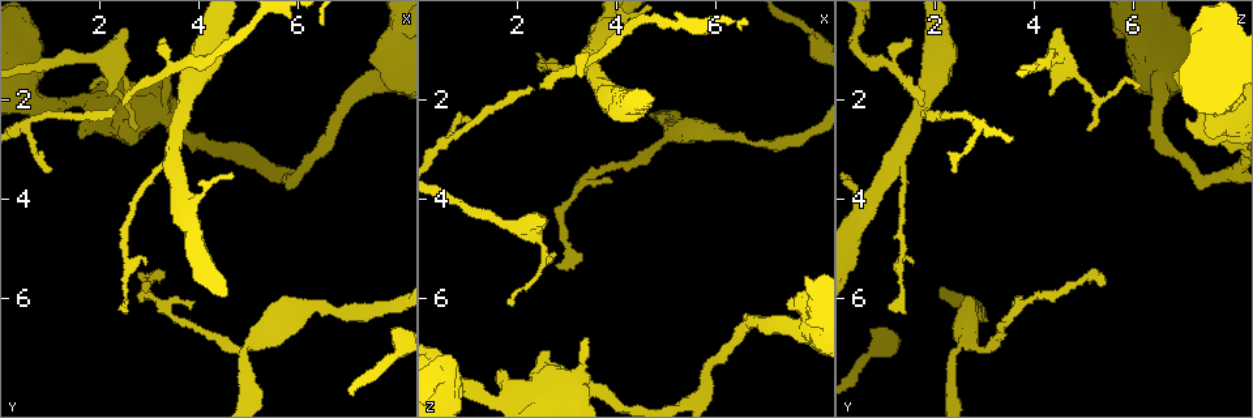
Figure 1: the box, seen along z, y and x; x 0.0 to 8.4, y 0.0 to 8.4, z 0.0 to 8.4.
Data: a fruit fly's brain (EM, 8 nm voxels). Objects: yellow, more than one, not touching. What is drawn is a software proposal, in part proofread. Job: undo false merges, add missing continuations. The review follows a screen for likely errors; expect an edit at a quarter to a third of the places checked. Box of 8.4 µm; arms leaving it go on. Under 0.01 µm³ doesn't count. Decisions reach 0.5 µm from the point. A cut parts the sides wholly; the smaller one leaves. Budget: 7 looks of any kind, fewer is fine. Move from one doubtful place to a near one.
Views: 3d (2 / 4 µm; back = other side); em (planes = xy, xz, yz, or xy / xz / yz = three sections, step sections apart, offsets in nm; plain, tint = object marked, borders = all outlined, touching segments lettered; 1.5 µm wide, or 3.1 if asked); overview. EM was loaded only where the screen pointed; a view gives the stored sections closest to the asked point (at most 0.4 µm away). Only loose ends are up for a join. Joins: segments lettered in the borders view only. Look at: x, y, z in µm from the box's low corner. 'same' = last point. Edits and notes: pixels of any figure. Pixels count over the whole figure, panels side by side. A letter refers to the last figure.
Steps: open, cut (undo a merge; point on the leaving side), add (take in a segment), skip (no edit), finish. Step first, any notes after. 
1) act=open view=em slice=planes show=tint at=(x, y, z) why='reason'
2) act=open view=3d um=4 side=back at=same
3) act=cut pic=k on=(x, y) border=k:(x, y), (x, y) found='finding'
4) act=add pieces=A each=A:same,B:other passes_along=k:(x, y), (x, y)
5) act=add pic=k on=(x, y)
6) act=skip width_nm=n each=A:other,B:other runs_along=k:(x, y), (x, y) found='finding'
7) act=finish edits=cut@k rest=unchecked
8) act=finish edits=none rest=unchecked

act=open view=3d um=4 at=(2.80, 2.50, 5.05) why='an open end'

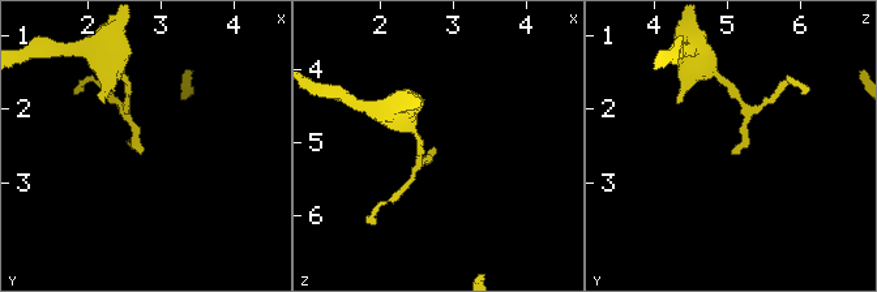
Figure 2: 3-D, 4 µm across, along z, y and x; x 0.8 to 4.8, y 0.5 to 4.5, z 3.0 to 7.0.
act=open view=em slice=xy step=4 show=borders at=(2.75, 2.60, 5.10) why='need the tissue'

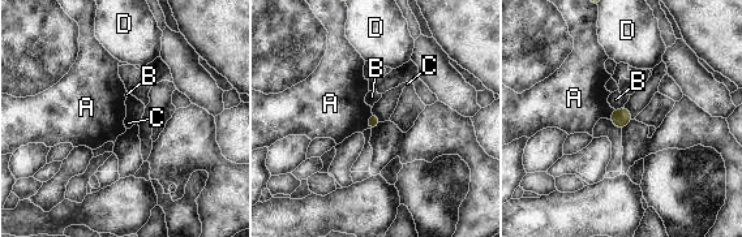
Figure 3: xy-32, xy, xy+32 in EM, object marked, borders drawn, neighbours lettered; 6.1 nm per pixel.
act=skip each=A:other,B:other,C:other,D:other border=3:(625, 106), (634, 119) found='none of them fits'

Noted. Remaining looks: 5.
act=open view=em slice=yz step=4 show=tint at=(3.15, 5.60, 5.05) why='abrupt turn'

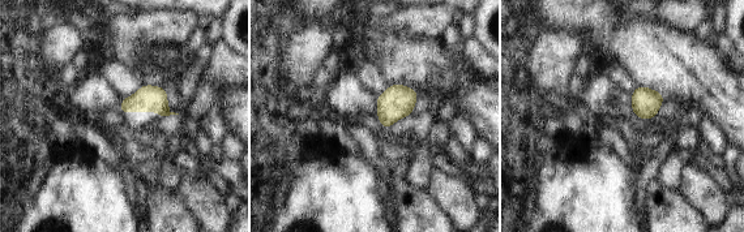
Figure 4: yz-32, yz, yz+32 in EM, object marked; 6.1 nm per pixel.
act=open view=em slice=planes show=borders at=same

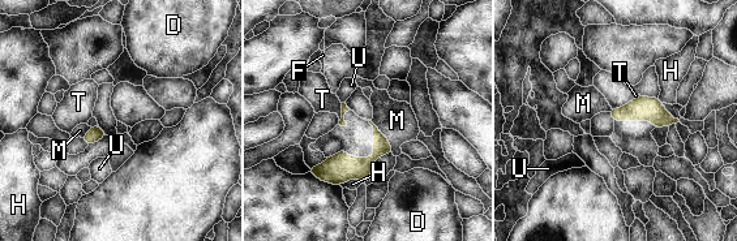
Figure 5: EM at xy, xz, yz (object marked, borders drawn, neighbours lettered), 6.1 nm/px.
act=skip width_nm=110 each=D:other,F:other,H:other,M:other,T:other,U:other border=5:(371, 121), (384, 134), (393, 153) found='one neuron here'

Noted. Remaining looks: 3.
act=open view=em slice=yz step=8 show=borders at=(2.35, 6.15, 1.05) why='branch stops here'

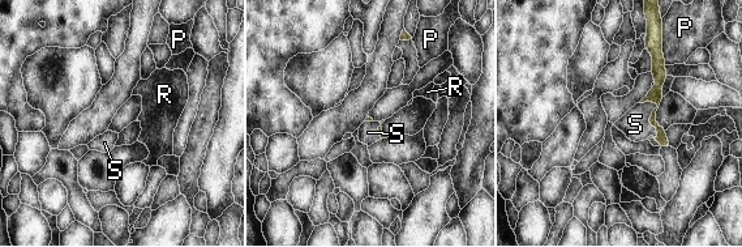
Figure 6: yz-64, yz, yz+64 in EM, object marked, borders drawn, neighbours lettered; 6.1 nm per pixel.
act=add pieces=S each=P:other,R:other,S:same passes_along=6:(655, 94), (651, 124), (635, 124) found='the neuron continues'

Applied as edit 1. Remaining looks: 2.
act=finish edits=add@6 rest=unchecked

